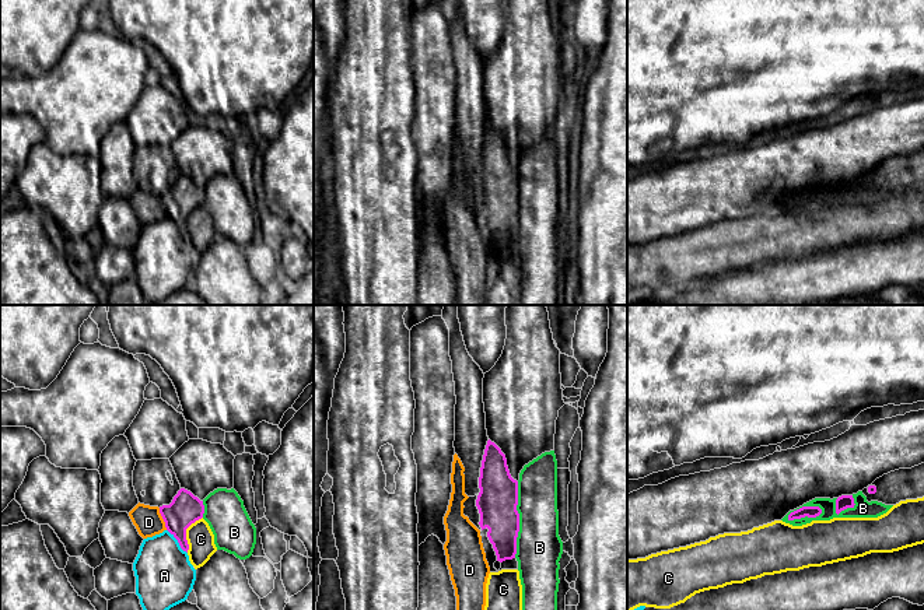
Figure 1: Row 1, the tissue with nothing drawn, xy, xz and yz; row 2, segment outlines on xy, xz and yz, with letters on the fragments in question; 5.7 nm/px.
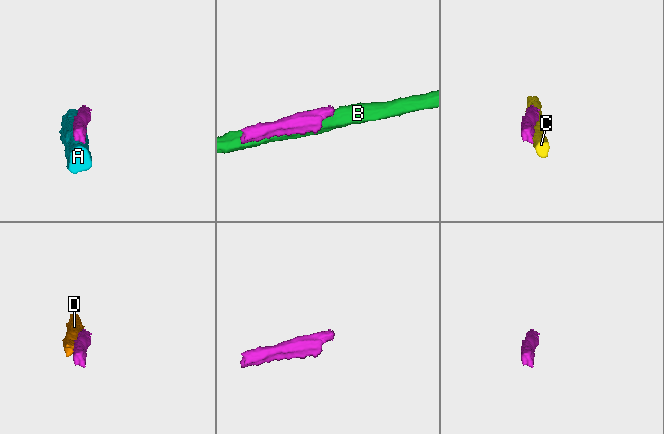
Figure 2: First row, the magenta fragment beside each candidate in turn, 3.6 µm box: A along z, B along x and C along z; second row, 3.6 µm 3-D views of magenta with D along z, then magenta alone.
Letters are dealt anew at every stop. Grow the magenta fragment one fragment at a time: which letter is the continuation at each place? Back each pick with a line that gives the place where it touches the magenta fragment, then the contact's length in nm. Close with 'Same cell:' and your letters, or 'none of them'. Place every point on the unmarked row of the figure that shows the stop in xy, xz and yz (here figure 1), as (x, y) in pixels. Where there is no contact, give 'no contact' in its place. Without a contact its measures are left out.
Same cell: none of them

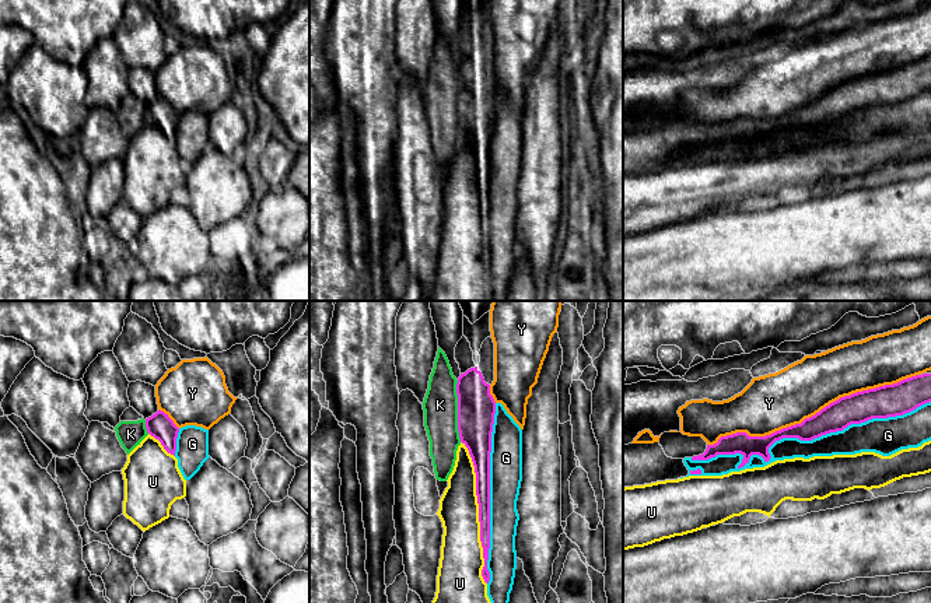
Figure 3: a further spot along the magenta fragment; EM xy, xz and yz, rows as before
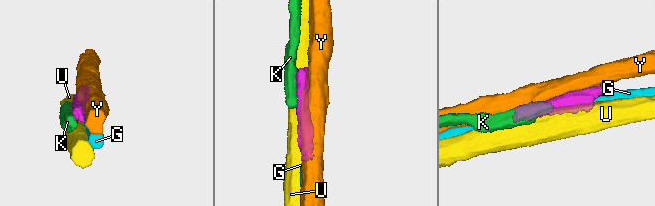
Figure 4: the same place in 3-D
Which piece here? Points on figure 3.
Same cell: none of them

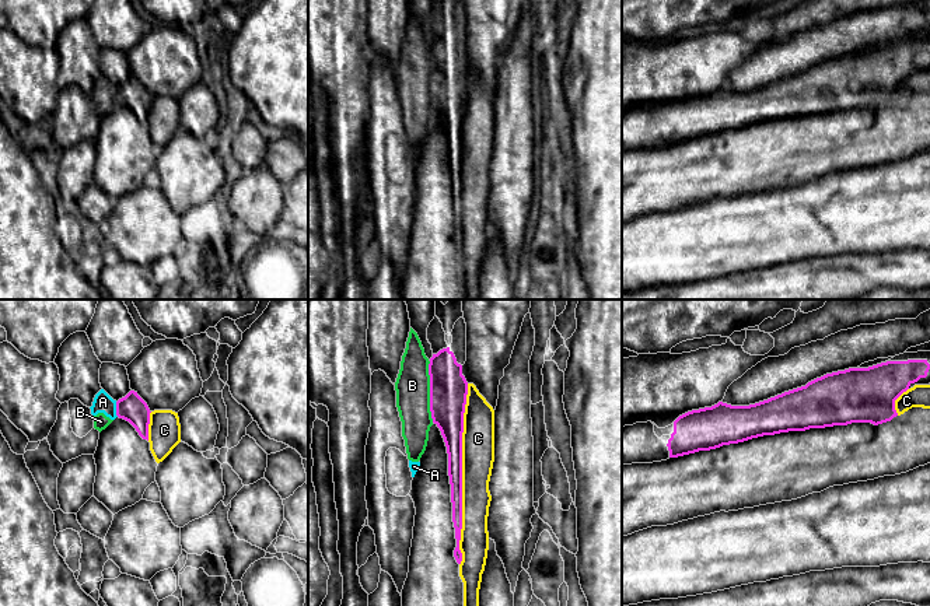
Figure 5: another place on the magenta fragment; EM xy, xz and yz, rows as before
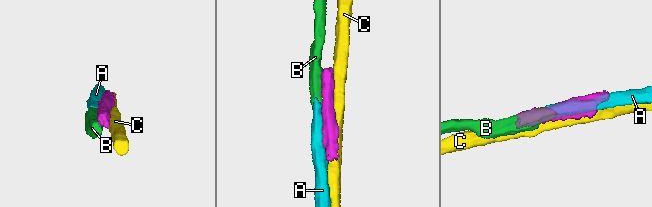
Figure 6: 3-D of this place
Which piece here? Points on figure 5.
Same cell: none of them

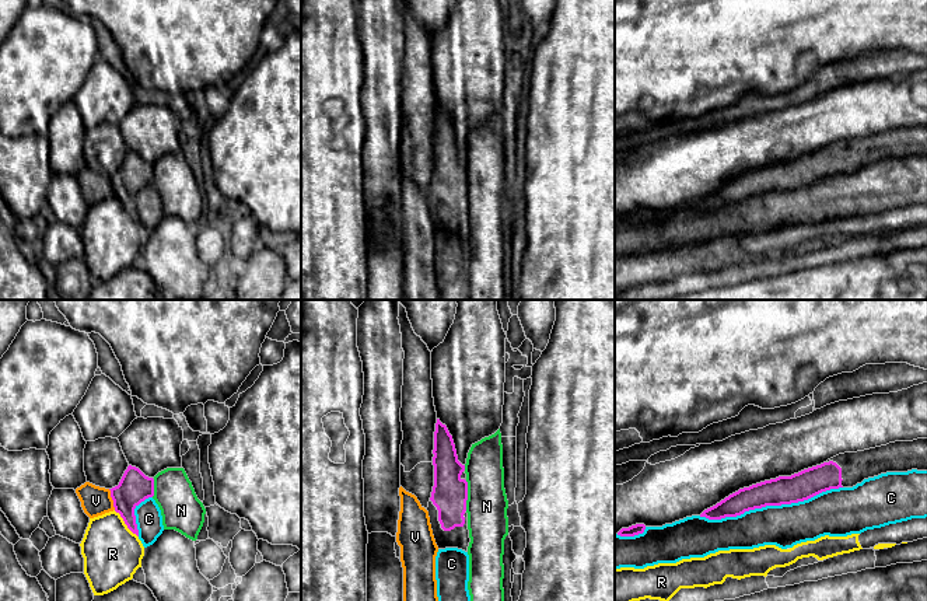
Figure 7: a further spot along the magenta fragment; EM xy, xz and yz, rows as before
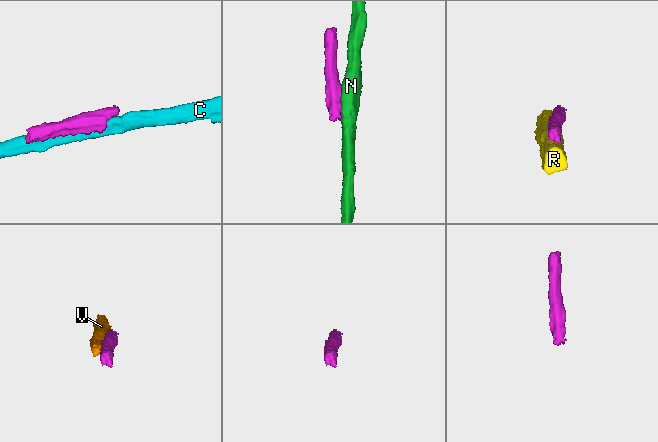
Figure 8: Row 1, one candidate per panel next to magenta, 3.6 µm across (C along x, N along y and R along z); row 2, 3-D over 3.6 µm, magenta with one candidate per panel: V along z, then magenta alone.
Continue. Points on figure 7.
Same cell: none of them

